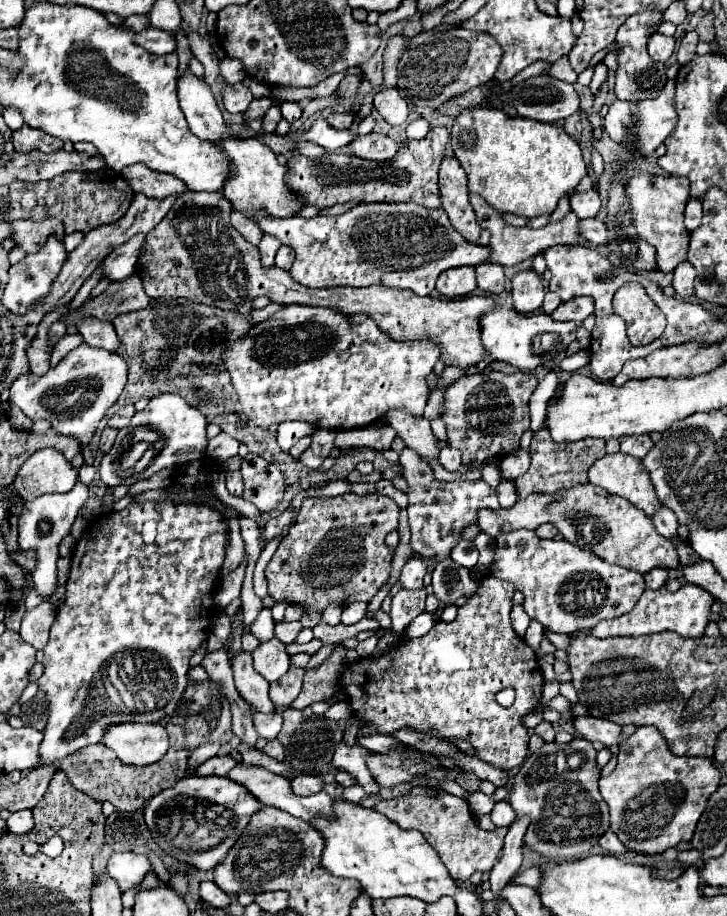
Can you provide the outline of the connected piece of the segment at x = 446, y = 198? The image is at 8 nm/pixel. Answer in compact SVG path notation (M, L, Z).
M446 156L438 170L440 176L440 194L442 194L442 208L448 214L452 226L472 244L480 240L482 228L476 222L476 214L468 200L468 184L466 172L458 164L454 156Z

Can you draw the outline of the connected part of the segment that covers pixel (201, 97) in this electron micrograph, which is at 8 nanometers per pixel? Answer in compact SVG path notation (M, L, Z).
M190 70L178 76L178 100L188 120L190 130L208 142L216 142L222 136L234 136L225 123L222 112L214 100L214 94L206 82L196 78Z

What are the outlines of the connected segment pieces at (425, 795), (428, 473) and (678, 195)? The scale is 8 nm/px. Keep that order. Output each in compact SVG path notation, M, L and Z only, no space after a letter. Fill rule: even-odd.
M412 788L408 794L382 800L374 806L374 810L388 816L392 822L396 822L400 828L414 828L424 834L426 842L436 848L438 856L442 858L444 866L448 868L450 876L454 880L466 882L476 870L488 872L498 860L498 854L502 850L502 840L506 836L506 828L496 828L492 832L480 830L476 826L476 820L468 808L468 802L464 798L456 798L446 792L430 792L426 788Z
M404 448L400 452L400 466L402 466L402 476L408 482L408 512L410 512L410 532L412 540L410 546L416 554L422 558L432 558L438 556L438 560L446 558L454 544L460 540L460 532L464 526L476 522L476 512L480 508L500 508L496 490L488 486L484 480L474 480L474 482L438 482L434 478L432 468L418 458L416 452L410 448Z
M638 172L626 180L626 196L638 236L656 248L658 270L672 272L678 264L682 264L682 260L686 260L690 246L690 234L684 226L684 204L690 198L688 180Z

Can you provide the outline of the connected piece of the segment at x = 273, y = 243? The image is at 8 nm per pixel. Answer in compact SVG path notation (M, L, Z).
M268 234L262 238L262 242L258 244L258 250L260 250L260 256L262 256L262 266L266 266L266 268L274 266L274 256L276 256L278 248L280 248L278 238L268 236Z

